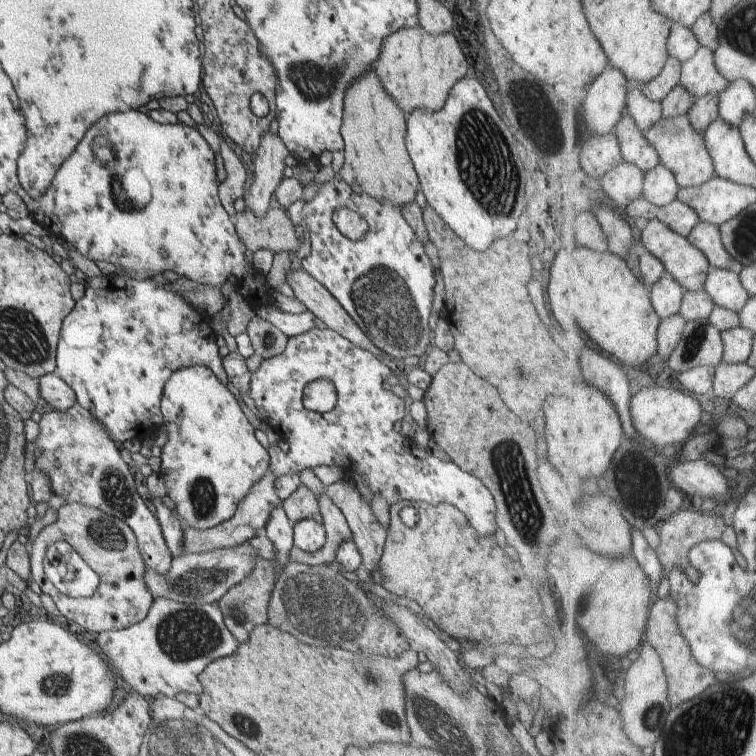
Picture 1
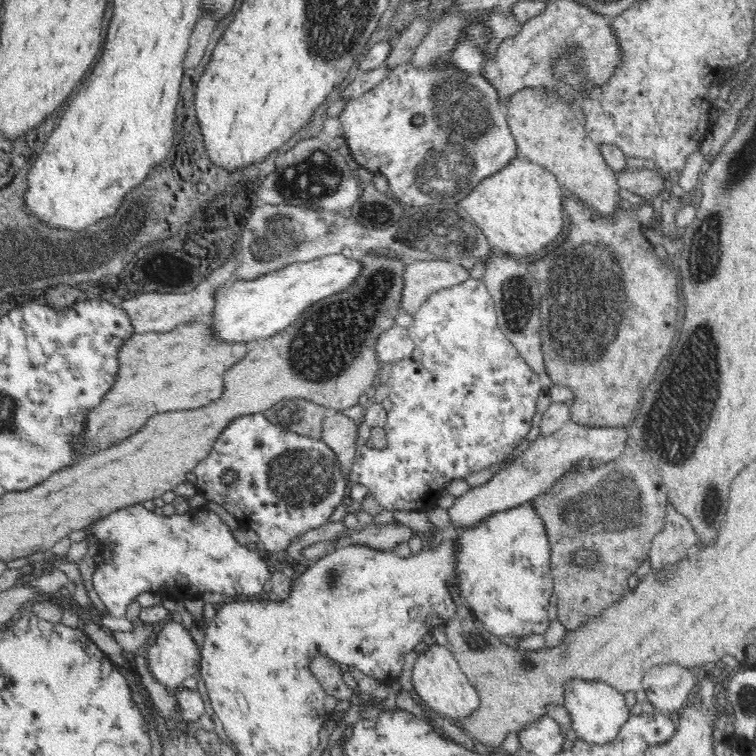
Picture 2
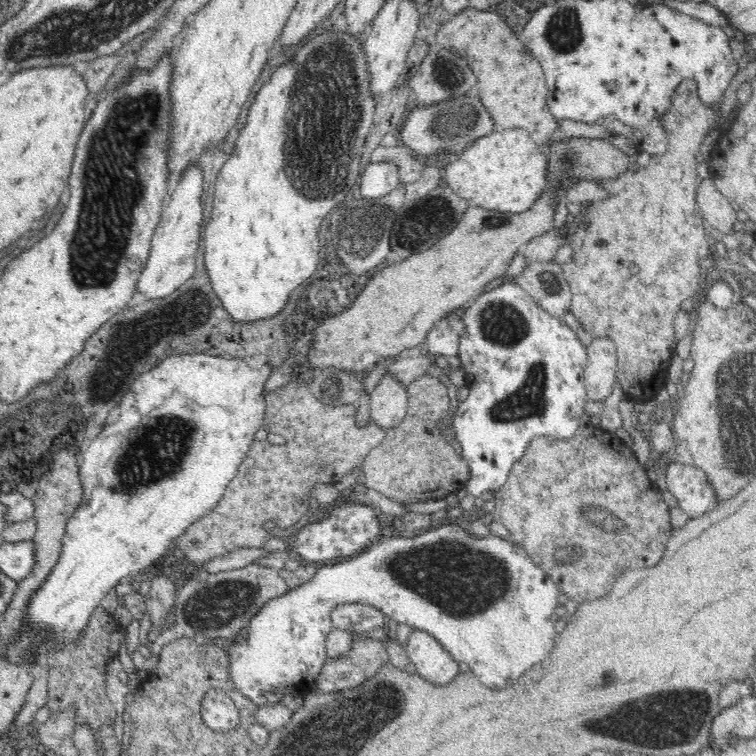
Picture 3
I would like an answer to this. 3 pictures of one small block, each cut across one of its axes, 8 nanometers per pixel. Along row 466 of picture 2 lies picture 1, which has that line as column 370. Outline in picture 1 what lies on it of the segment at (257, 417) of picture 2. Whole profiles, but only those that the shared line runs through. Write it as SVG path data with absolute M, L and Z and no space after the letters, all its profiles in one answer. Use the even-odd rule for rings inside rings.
M332 179L324 184L313 200L302 211L303 224L308 227L311 252L303 261L303 267L318 282L321 282L334 295L350 318L364 331L364 334L391 359L400 364L403 358L418 356L422 358L430 350L430 326L428 318L432 313L436 276L432 261L426 254L424 243L417 238L413 228L407 223L403 212L388 201L378 201L368 193L357 194L346 181ZM337 208L355 210L369 224L368 234L359 241L346 238L334 224L332 215Z

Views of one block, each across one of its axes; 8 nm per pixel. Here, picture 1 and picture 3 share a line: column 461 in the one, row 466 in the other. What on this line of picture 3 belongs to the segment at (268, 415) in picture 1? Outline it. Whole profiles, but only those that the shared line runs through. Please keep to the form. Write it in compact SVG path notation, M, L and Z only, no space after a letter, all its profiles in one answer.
M503 283L491 292L480 294L478 298L472 299L464 310L462 322L466 325L466 334L459 337L457 346L457 355L460 358L460 368L464 371L465 382L468 387L468 398L464 402L458 404L456 412L448 420L448 428L454 440L458 440L460 448L462 448L461 456L469 466L469 479L464 484L464 489L470 492L474 497L480 497L483 492L491 492L494 494L500 487L504 486L507 481L512 465L524 454L528 443L534 437L548 437L550 439L566 440L575 435L580 428L580 418L585 413L584 407L586 402L590 400L587 396L586 384L584 380L584 367L587 361L587 352L585 346L576 336L576 333L566 325L561 318L547 314L539 304L518 284Z

